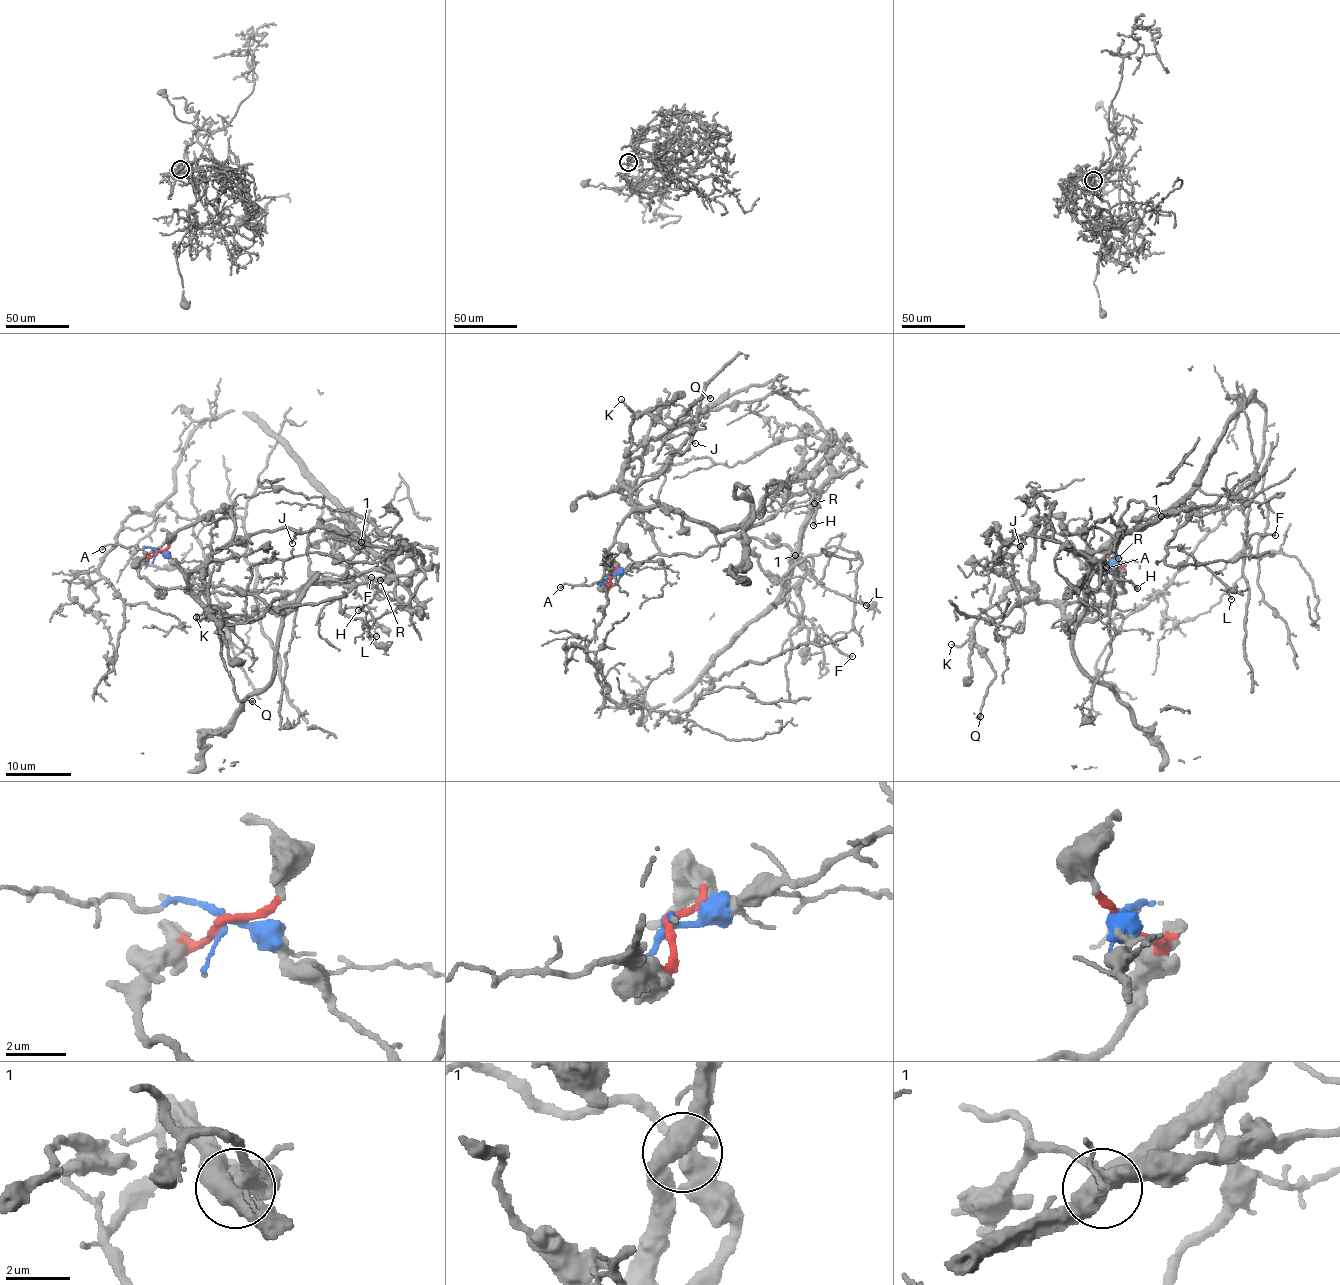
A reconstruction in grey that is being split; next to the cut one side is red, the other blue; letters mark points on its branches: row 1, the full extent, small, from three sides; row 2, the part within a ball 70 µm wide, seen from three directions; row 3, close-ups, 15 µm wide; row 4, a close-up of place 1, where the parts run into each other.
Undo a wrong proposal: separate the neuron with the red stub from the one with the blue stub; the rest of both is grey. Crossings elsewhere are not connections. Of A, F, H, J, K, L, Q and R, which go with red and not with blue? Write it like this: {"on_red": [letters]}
{"on_red": ["J", "K", "Q"]}

